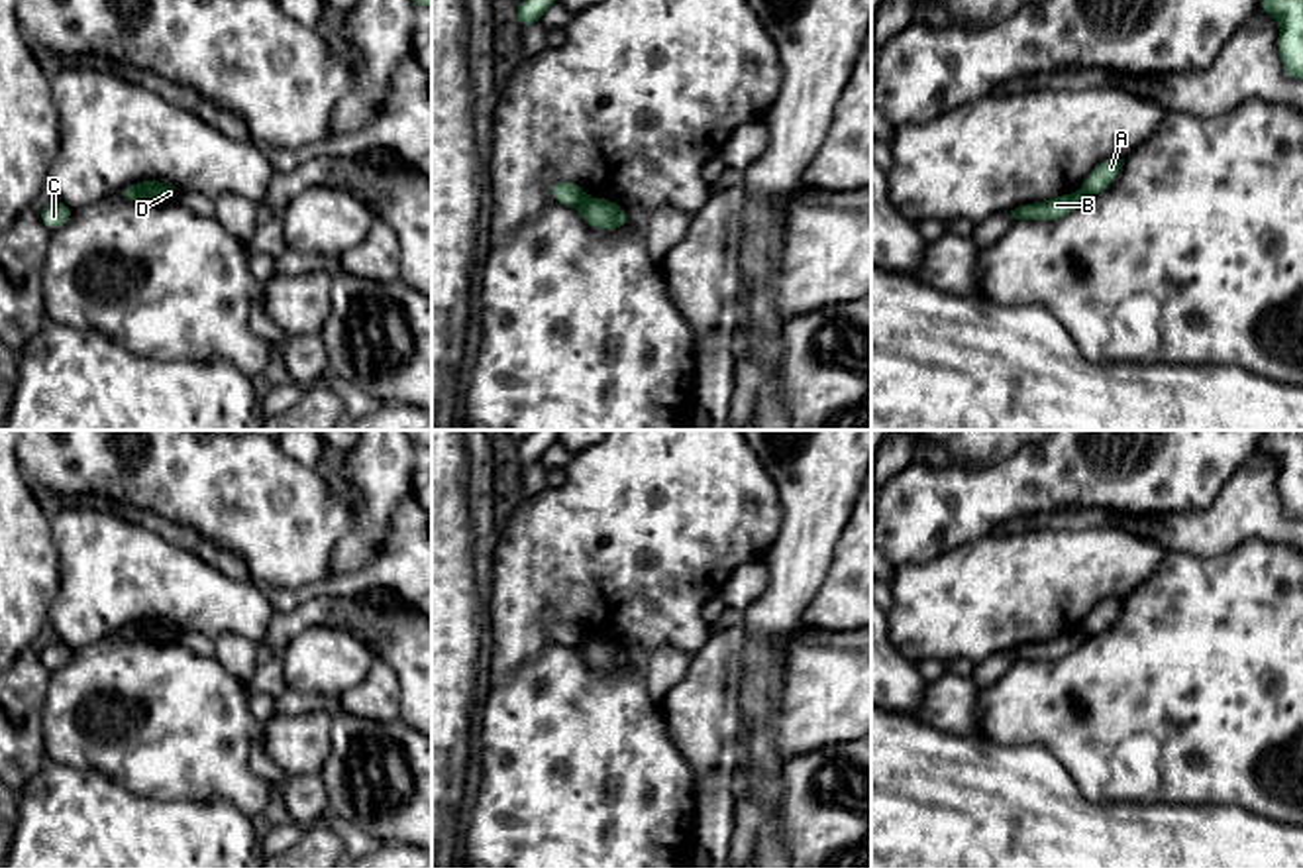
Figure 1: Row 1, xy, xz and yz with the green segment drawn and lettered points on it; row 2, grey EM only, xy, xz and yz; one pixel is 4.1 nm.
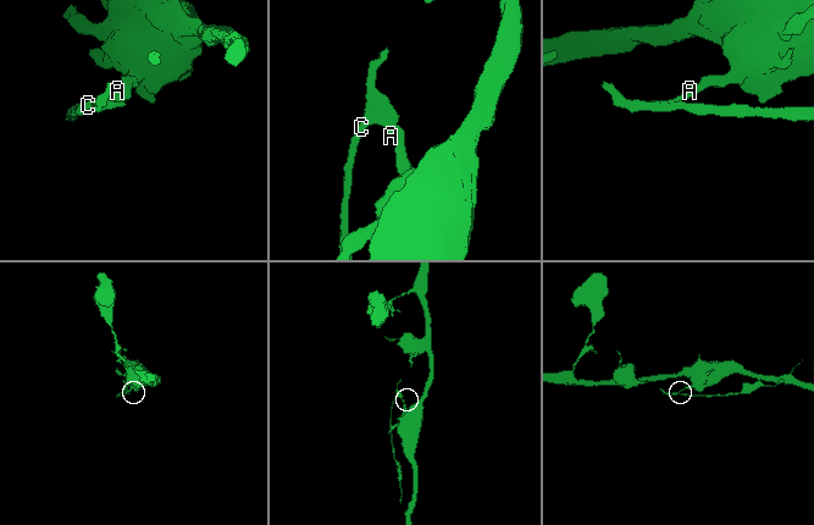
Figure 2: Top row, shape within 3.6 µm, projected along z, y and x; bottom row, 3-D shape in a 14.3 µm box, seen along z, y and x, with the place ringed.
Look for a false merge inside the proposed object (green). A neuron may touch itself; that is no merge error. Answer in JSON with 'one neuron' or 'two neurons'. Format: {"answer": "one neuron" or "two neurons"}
{"answer": "two neurons"}

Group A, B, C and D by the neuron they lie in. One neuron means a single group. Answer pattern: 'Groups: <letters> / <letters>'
Groups: A D / B C

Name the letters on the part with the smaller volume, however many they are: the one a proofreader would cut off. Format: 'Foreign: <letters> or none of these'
Foreign: B, C

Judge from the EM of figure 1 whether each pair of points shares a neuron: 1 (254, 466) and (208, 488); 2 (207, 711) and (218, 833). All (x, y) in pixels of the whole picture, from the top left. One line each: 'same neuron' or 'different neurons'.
1: same neuron
2: different neurons

